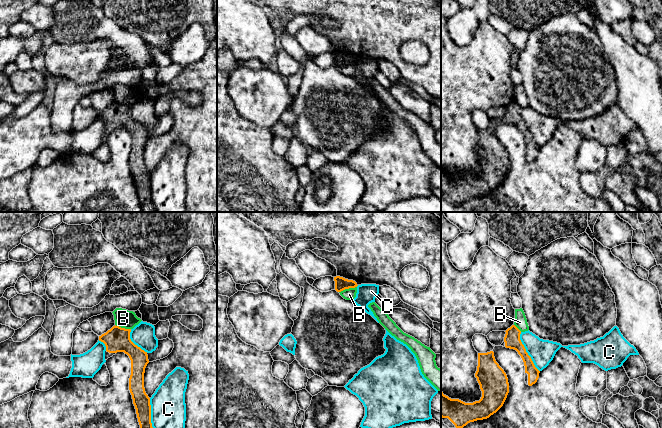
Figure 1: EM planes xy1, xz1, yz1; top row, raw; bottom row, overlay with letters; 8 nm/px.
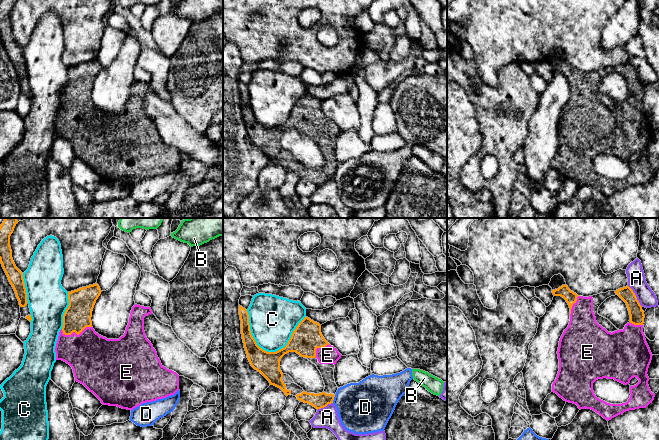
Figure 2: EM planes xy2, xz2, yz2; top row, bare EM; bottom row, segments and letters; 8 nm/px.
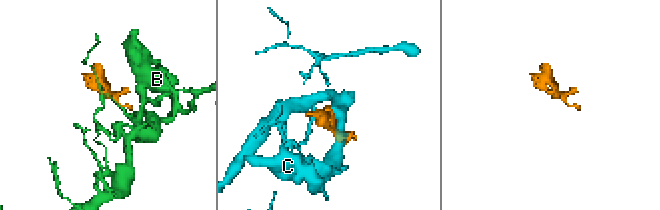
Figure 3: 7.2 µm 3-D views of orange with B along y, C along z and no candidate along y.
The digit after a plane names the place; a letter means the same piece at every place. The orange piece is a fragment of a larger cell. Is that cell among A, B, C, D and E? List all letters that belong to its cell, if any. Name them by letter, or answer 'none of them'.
E

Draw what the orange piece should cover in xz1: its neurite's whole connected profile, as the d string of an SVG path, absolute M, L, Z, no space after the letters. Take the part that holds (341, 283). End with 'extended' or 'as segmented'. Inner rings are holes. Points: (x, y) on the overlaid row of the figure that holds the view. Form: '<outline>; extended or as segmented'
M340 276L334 277L334 281L335 281L335 290L337 292L341 292L345 289L355 288L358 286L355 281L345 279L345 278L340 277Z; as segmented

